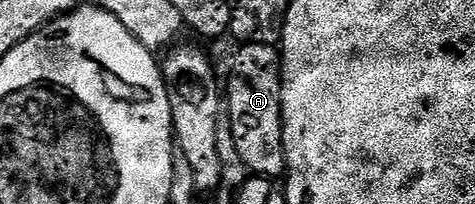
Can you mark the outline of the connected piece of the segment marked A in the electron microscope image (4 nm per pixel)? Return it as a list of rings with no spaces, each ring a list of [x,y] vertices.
[[[245,44],[238,49],[235,65],[231,68],[231,81],[225,84],[225,108],[233,122],[233,142],[237,142],[237,154],[245,162],[248,173],[268,178],[282,177],[287,171],[287,155],[283,145],[283,73],[281,52],[274,44]]]

